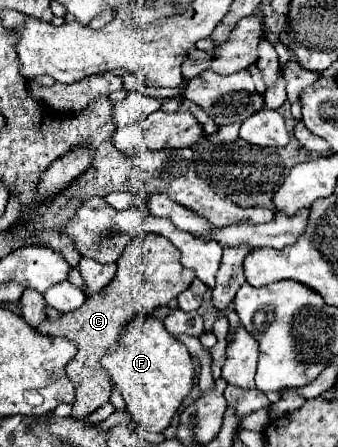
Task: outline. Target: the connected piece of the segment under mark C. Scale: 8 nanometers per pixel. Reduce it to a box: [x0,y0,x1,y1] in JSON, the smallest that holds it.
[38,237,196,419]

